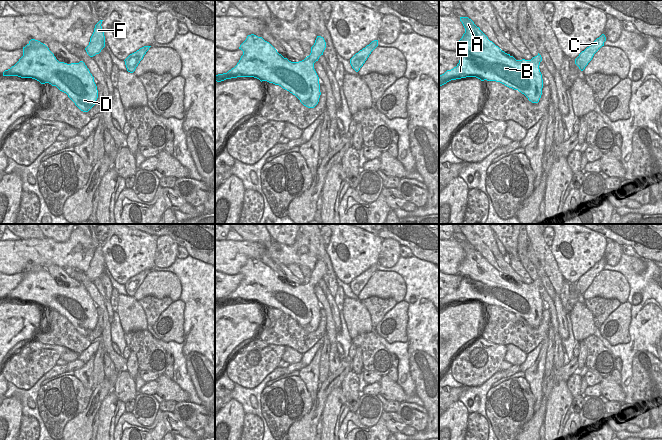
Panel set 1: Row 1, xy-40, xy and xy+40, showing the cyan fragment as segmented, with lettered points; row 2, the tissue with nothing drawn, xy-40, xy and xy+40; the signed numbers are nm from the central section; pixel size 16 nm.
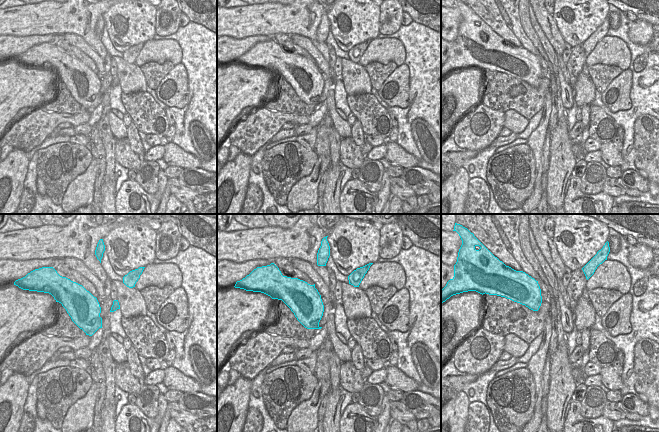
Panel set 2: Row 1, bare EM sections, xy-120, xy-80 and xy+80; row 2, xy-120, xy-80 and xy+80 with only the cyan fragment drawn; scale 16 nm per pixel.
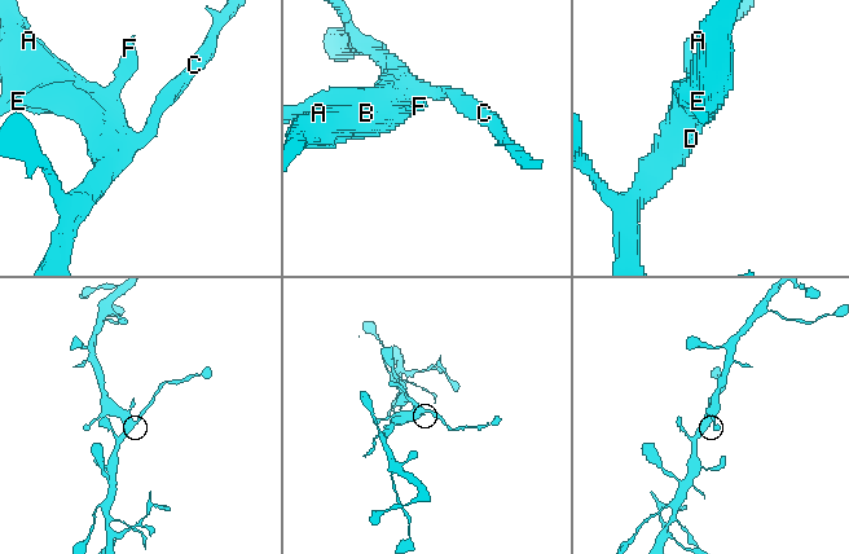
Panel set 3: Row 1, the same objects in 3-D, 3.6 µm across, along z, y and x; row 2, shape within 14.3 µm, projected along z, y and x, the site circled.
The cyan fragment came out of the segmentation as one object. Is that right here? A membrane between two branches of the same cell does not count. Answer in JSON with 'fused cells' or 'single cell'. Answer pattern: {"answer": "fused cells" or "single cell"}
{"answer": "single cell"}

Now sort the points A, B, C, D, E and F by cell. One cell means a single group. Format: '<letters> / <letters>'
A B C D E F

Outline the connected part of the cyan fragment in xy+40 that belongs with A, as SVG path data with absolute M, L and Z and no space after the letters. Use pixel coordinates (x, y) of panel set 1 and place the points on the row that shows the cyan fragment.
M460 17L460 21L465 28L465 33L459 40L458 49L456 51L460 51L462 56L456 67L447 70L444 74L439 76L439 87L451 80L476 77L481 81L500 82L509 88L518 90L532 103L538 103L543 88L542 74L539 69L540 62L542 61L541 55L538 53L538 55L531 60L516 60L513 56L505 53L490 41L471 19L468 17Z

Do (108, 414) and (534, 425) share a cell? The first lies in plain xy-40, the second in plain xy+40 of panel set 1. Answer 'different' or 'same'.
different

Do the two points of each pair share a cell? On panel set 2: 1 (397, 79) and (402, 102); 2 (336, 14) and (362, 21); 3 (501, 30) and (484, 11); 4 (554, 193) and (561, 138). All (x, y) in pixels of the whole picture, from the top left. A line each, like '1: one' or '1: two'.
1: one
2: one
3: one
4: one

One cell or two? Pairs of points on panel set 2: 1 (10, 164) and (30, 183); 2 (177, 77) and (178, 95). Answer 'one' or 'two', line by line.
1: two
2: one

